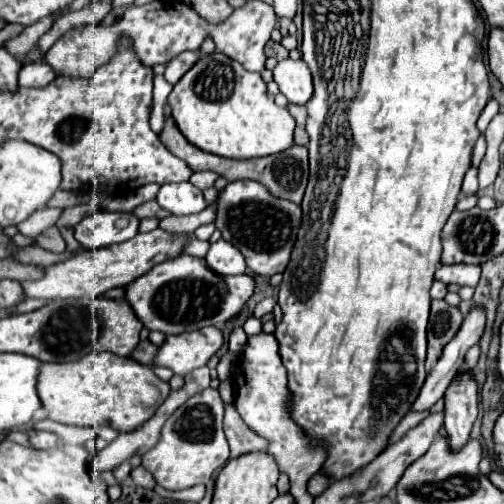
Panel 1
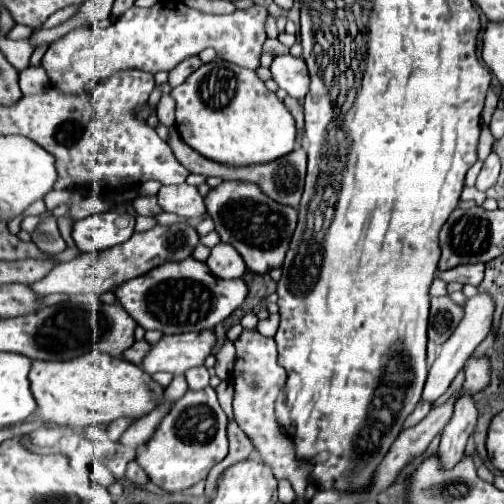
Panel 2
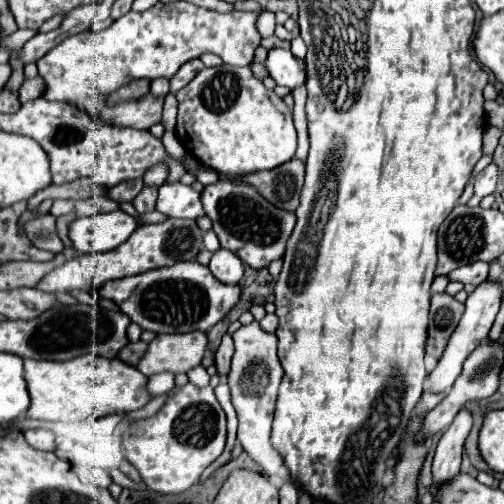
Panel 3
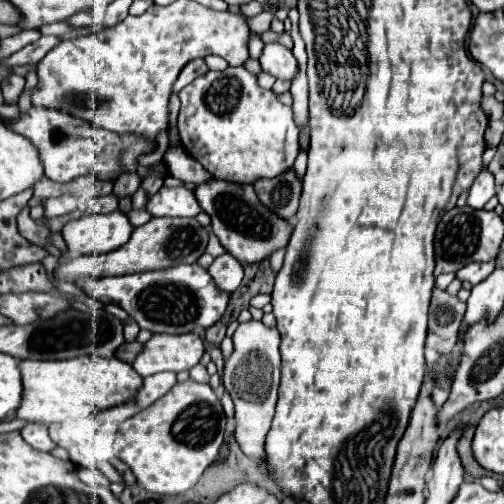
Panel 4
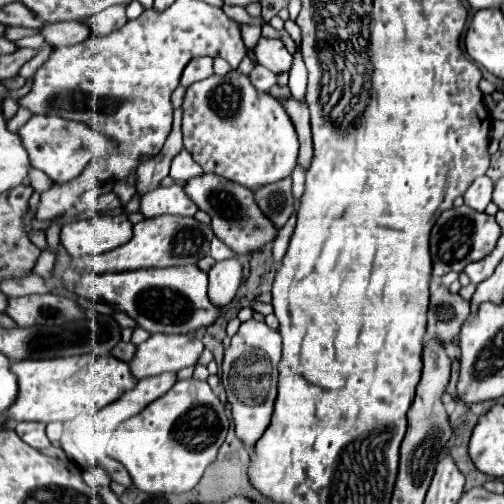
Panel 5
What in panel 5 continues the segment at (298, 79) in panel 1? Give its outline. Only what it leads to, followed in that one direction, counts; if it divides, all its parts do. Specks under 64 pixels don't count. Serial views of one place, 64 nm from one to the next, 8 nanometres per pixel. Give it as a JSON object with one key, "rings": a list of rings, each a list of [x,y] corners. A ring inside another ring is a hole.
{"rings":[[[260,38],[254,46],[254,56],[258,64],[270,68],[274,74],[288,72],[292,68],[292,54],[286,50],[282,40],[278,38]]]}

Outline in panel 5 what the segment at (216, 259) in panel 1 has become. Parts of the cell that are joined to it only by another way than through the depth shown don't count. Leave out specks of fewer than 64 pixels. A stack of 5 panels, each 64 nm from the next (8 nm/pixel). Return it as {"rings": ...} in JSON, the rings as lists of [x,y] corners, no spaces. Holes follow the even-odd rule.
{"rings":[[[236,258],[218,262],[208,272],[208,278],[210,278],[208,298],[210,298],[210,302],[216,304],[218,308],[226,308],[236,296],[236,290],[240,286],[240,276],[242,276],[242,266]]]}

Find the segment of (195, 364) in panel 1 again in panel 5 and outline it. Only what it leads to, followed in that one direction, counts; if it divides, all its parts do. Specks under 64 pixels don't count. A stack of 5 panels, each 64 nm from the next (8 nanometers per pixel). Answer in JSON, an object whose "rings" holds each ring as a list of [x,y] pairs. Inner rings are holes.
{"rings":[[[152,334],[146,342],[138,344],[130,360],[130,372],[136,380],[162,372],[178,372],[194,366],[202,350],[204,344],[188,334]]]}

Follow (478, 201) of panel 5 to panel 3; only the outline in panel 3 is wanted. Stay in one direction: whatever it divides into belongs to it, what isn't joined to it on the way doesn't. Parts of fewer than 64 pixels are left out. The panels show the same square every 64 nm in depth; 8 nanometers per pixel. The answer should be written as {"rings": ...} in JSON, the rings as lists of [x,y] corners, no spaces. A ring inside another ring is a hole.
{"rings":[[[490,164],[482,172],[478,172],[474,178],[474,198],[470,198],[468,206],[478,206],[484,196],[494,194],[496,178],[498,178],[498,168],[494,164]]]}

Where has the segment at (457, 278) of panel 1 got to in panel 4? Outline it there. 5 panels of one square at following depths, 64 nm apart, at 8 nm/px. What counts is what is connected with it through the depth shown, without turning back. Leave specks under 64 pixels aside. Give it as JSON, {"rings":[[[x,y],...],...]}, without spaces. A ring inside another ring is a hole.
{"rings":[[[488,260],[488,262],[472,262],[468,266],[464,266],[462,270],[456,272],[458,280],[468,280],[470,284],[478,284],[482,282],[488,274],[492,274],[496,268],[496,260]]]}

